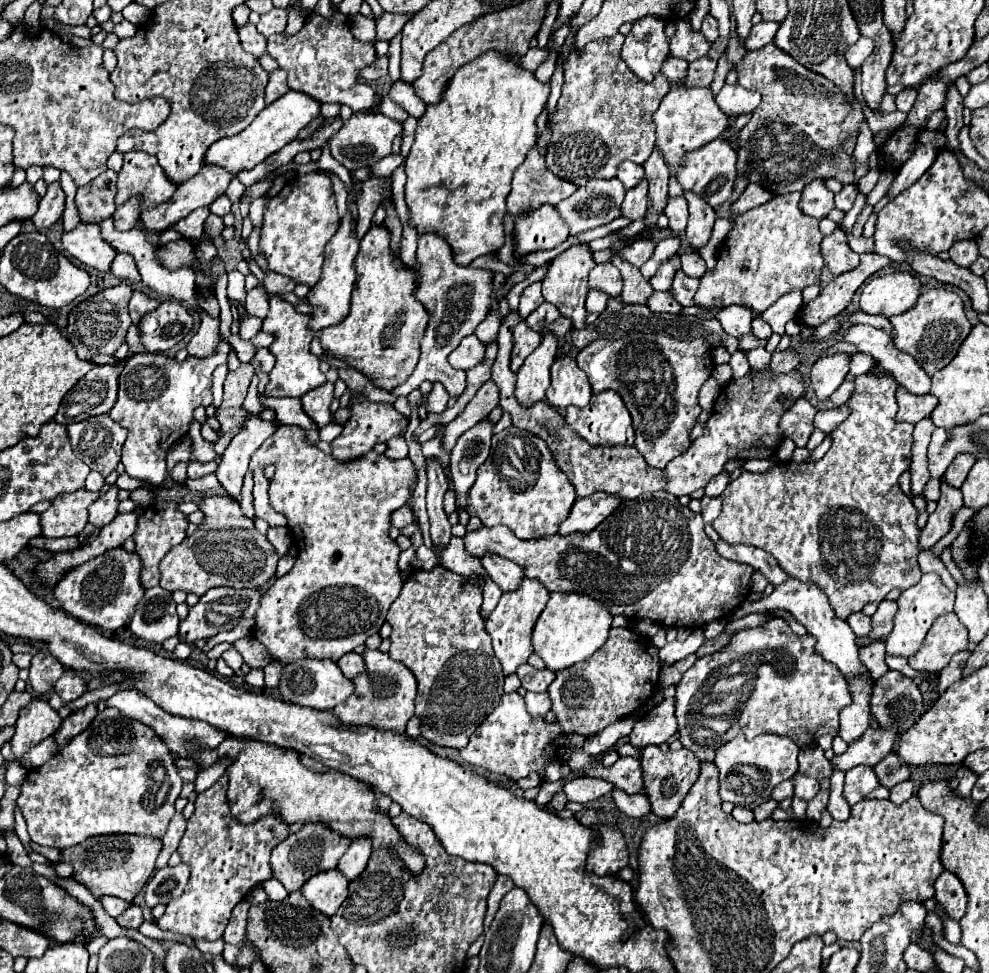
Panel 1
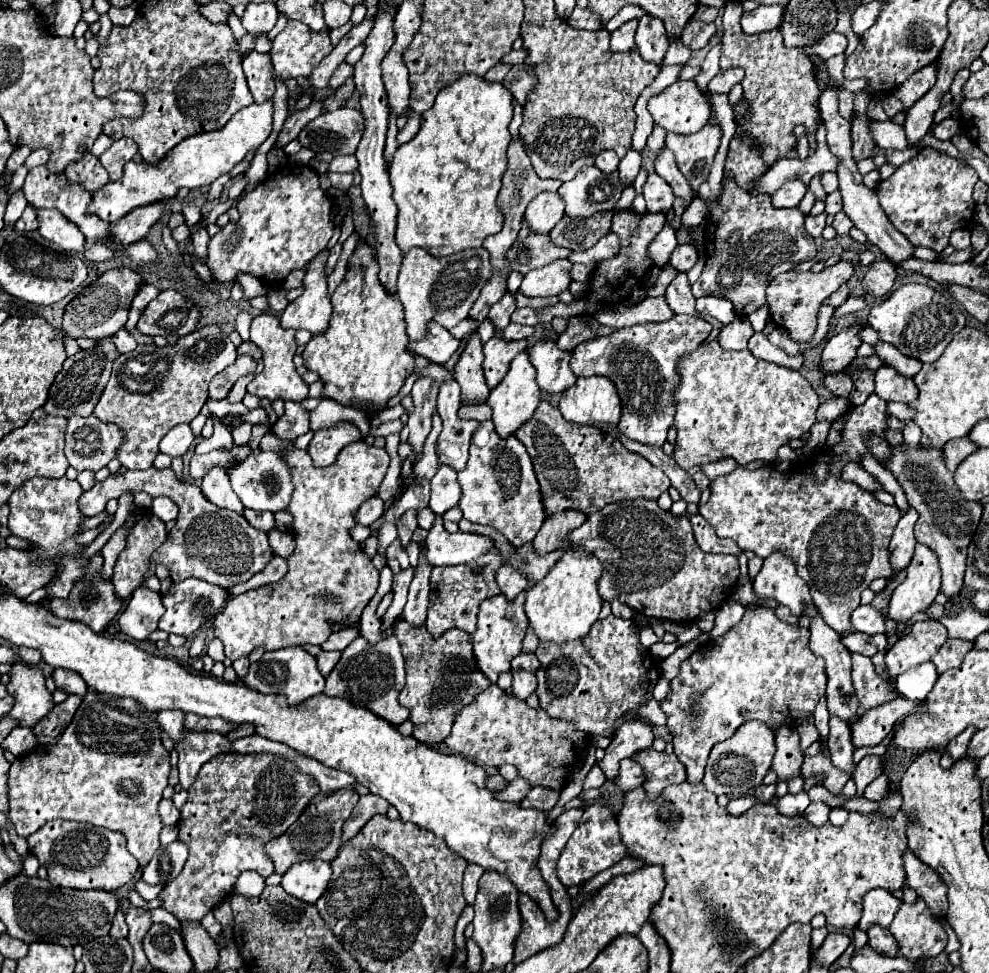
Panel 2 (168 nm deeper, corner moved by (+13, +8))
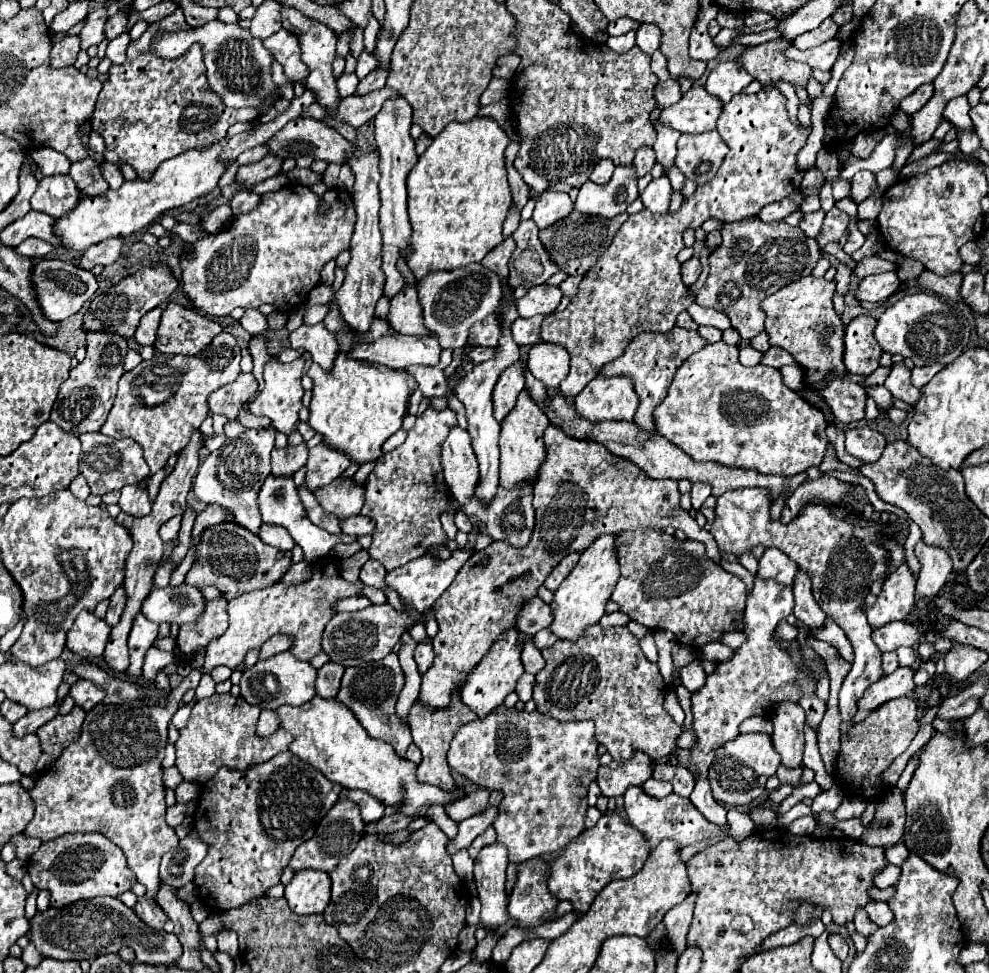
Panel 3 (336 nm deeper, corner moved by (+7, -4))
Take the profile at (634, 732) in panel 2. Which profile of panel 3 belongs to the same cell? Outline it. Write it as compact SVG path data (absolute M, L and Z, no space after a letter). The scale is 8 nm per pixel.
M633 752L629 760L611 762L601 766L597 772L597 784L603 796L623 796L629 786L641 786L647 778L651 778L653 760L643 752Z

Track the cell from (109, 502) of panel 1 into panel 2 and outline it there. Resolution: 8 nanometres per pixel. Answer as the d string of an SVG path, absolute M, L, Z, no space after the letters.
M171 468L127 470L117 476L111 474L107 480L95 482L95 486L89 492L83 492L79 508L85 516L97 516L105 512L107 500L119 498L125 492L147 492L149 496L167 496L179 506L177 524L169 532L167 540L159 546L159 550L155 550L155 556L151 558L149 576L155 574L157 564L163 564L169 570L173 582L181 582L193 576L209 584L229 588L239 582L247 582L253 574L261 572L273 558L273 550L263 530L253 528L241 514L217 508L209 500L203 500L201 488L189 482L179 482Z

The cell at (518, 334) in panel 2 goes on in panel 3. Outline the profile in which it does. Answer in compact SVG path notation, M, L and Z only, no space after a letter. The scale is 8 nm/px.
M477 348L469 354L469 358L473 360L473 364L479 364L479 362L485 362L485 360L491 360L493 356L497 354L497 348Z

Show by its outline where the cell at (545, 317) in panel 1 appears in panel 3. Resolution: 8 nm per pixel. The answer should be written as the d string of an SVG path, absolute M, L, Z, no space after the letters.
M533 316L533 318L517 318L511 326L513 340L519 346L535 346L541 342L541 324L545 316Z

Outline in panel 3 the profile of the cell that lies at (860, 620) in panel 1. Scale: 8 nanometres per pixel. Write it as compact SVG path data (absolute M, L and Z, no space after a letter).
M889 622L873 630L873 642L881 652L889 652L899 646L915 646L919 642L919 632L909 622Z

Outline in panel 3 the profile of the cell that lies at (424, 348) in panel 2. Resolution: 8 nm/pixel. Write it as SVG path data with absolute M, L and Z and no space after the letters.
M393 334L385 336L373 344L355 344L351 348L351 356L357 360L379 362L387 368L407 368L413 364L421 366L437 366L441 358L441 344L437 334L429 336L403 336Z

